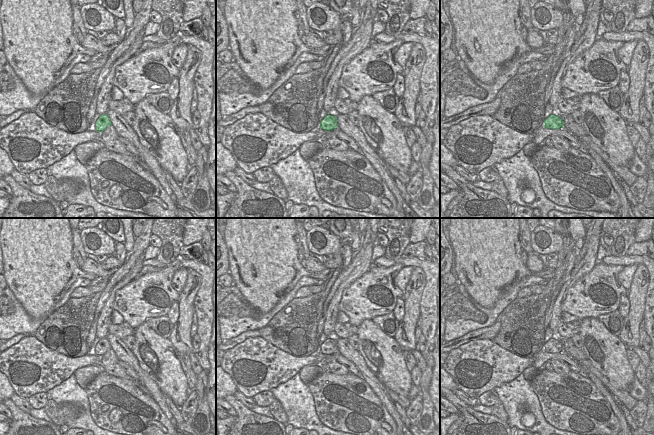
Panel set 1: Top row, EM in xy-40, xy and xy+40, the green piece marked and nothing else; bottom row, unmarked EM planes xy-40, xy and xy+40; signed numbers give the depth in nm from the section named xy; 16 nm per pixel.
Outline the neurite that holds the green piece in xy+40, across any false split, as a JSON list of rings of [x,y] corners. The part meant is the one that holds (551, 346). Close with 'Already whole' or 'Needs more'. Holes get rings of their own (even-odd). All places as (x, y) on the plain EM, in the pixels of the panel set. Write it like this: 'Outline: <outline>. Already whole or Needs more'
Outline: [[[551,338],[544,344],[544,351],[547,353],[560,353],[563,352],[563,345],[560,340]]]. Already whole

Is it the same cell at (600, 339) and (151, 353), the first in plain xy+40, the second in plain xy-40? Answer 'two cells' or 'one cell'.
one cell

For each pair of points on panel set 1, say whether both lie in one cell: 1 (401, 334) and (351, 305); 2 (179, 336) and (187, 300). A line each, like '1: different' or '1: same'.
1: different
2: same

